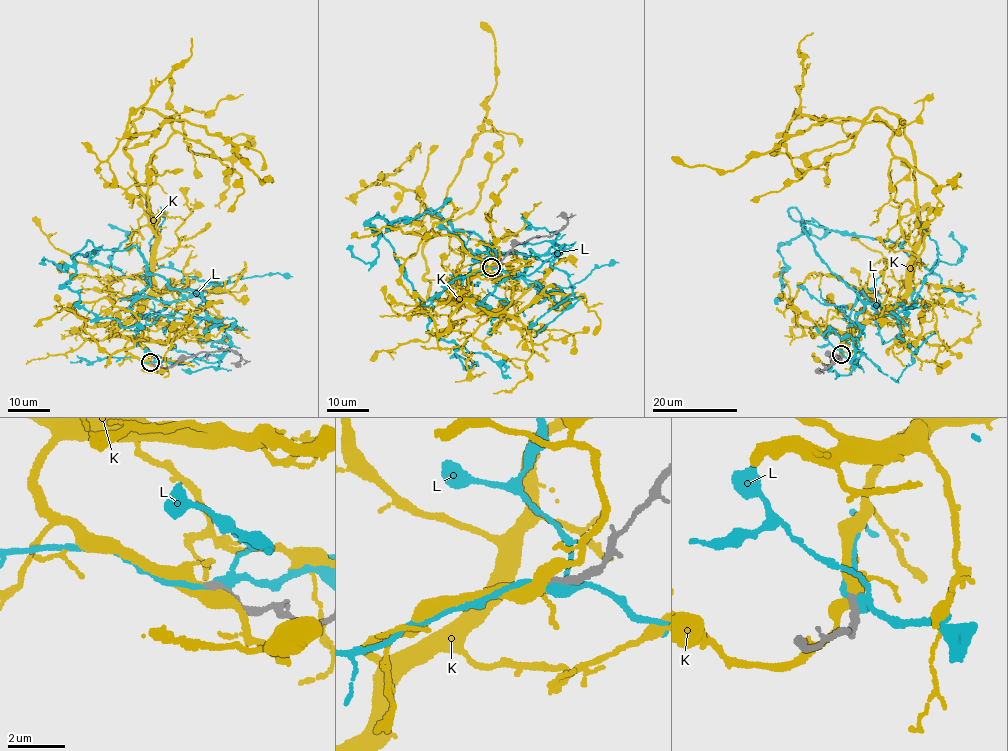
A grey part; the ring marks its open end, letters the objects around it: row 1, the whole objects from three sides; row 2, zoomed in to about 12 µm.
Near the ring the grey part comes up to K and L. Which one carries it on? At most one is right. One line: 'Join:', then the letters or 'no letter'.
Join: K

